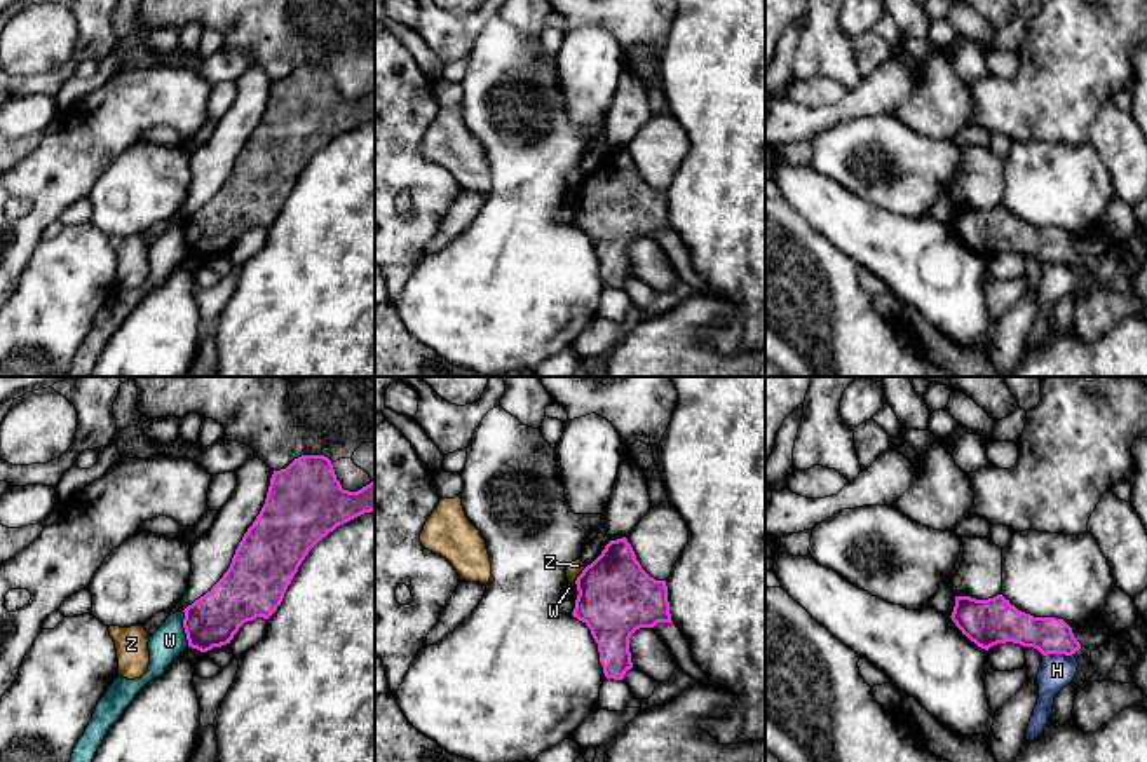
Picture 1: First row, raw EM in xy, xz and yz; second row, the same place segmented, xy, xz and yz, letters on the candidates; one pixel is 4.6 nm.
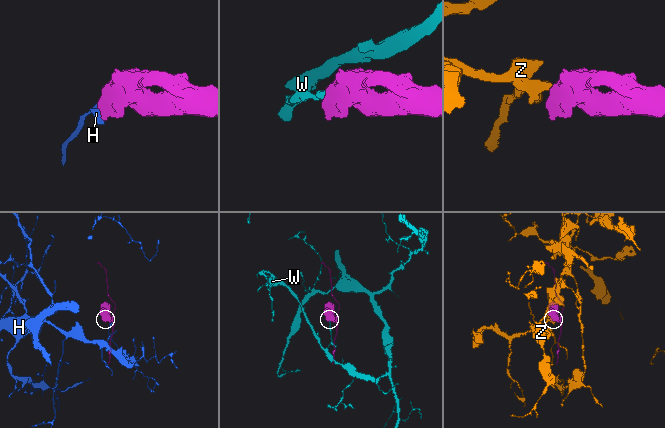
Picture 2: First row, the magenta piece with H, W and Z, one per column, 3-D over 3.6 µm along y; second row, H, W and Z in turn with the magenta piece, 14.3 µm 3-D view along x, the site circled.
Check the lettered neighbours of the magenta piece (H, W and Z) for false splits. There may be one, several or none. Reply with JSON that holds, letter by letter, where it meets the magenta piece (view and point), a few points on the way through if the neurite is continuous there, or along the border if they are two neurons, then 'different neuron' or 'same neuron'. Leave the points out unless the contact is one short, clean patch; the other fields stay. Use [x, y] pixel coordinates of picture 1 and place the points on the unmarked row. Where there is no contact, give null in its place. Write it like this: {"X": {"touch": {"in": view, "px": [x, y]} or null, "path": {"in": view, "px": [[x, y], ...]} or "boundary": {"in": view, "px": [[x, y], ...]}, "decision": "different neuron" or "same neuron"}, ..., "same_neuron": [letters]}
{"H": {"touch": {"in": "yz", "px": [1057, 262]}, "boundary": {"in": "yz", "px": [[1072, 262], [1043, 265]]}, "decision": "different neuron"}, "W": {"touch": {"in": "xy", "px": [183, 236]}, "boundary": {"in": "xy", "px": [[183, 220], [183, 241], [189, 255]]}, "decision": "different neuron"}, "Z": {"touch": {"in": "xz", "px": [581, 183]}, "boundary": {"in": "xz", "px": [[586, 176], [574, 190]]}, "decision": "different neuron"}, "same_neuron": []}

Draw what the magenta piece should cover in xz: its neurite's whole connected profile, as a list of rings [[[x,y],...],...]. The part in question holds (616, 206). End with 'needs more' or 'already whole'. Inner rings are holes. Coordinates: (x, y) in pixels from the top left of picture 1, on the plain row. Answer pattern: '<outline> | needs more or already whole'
[[[622,146],[610,150],[575,194],[579,204],[572,225],[591,239],[605,286],[622,289],[633,277],[631,244],[673,232],[666,190],[650,187]]] | already whole

